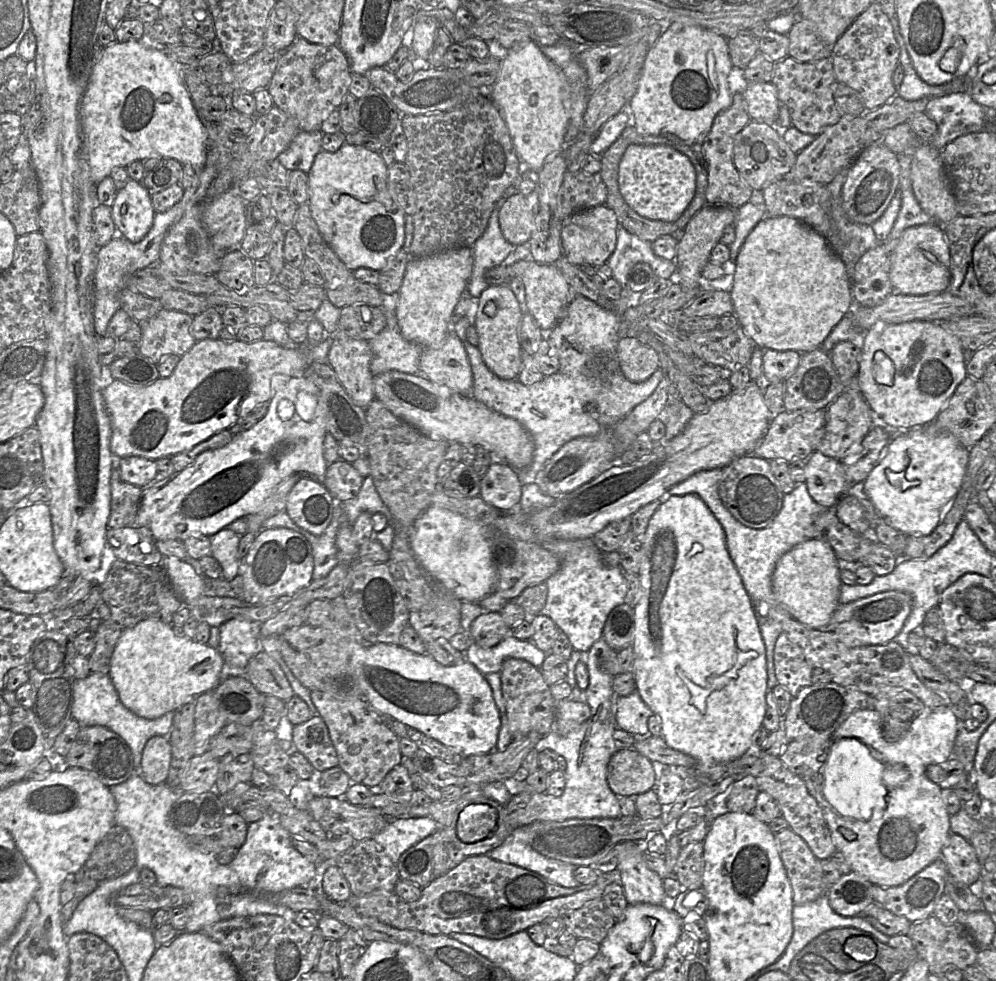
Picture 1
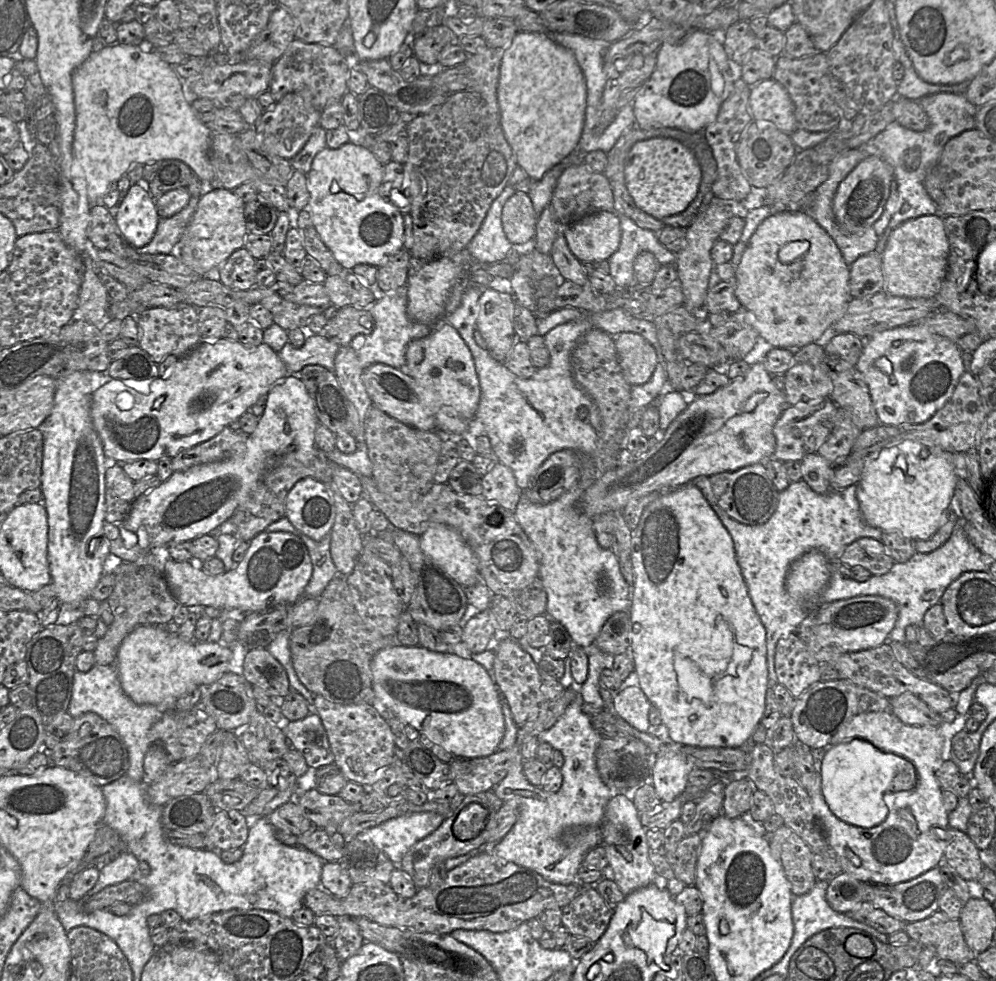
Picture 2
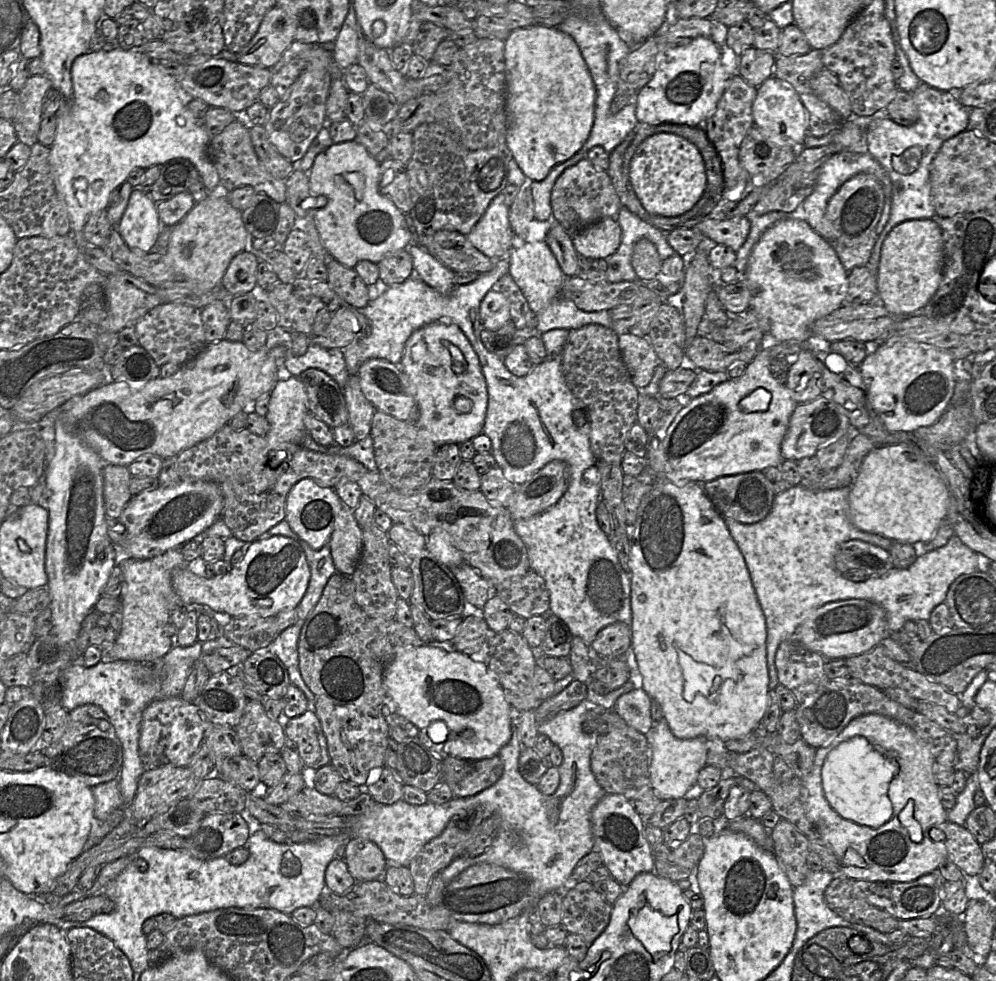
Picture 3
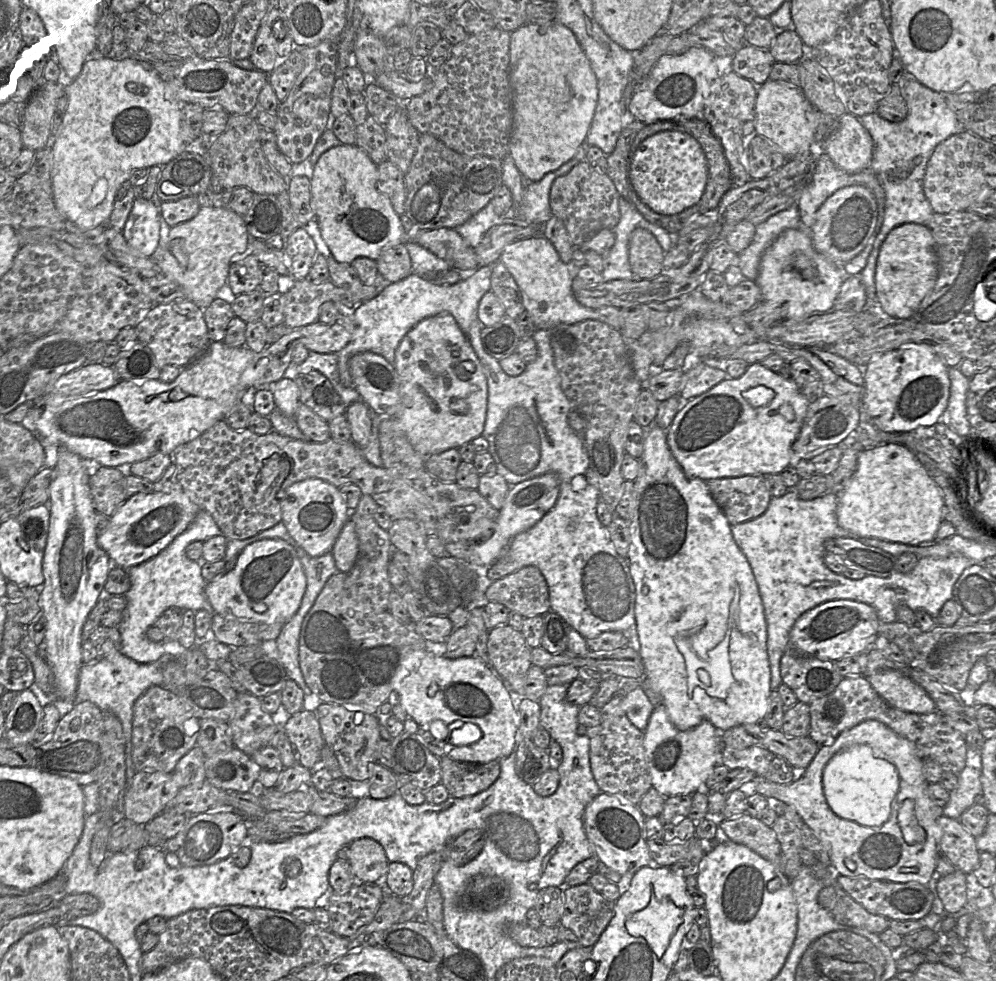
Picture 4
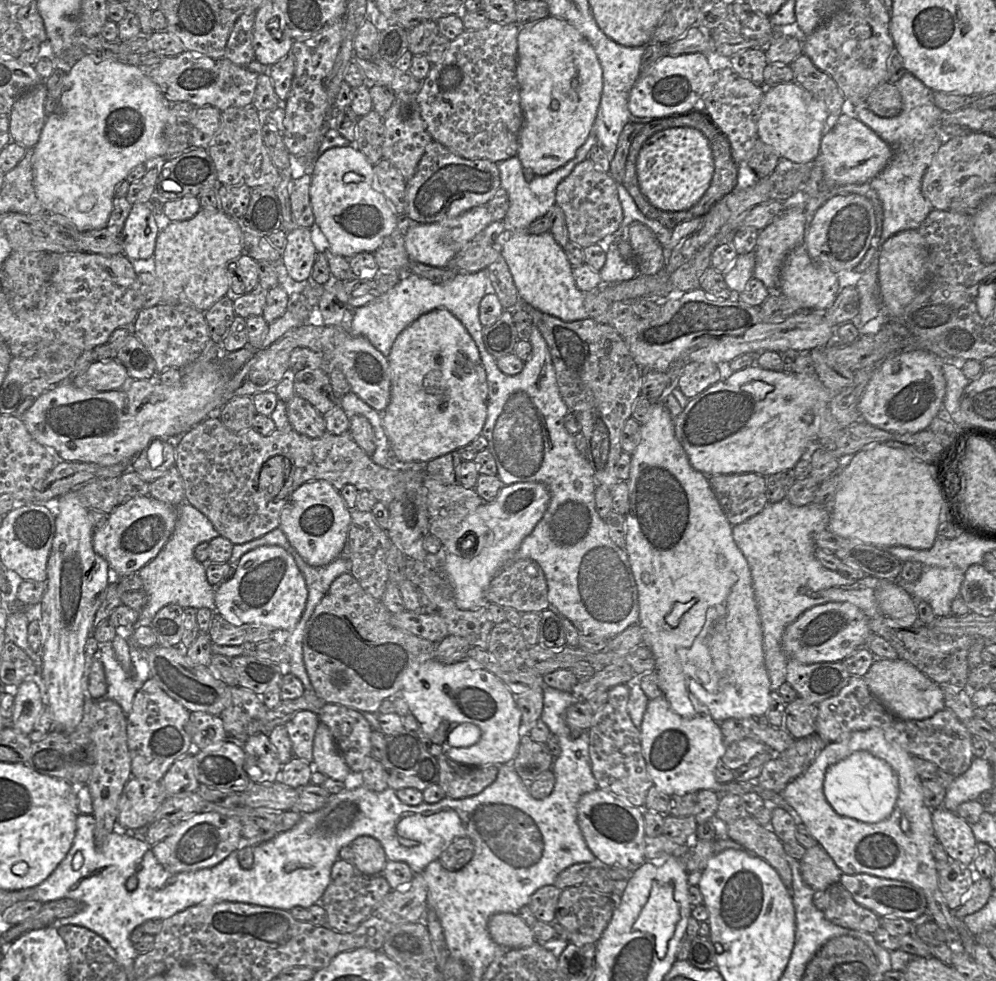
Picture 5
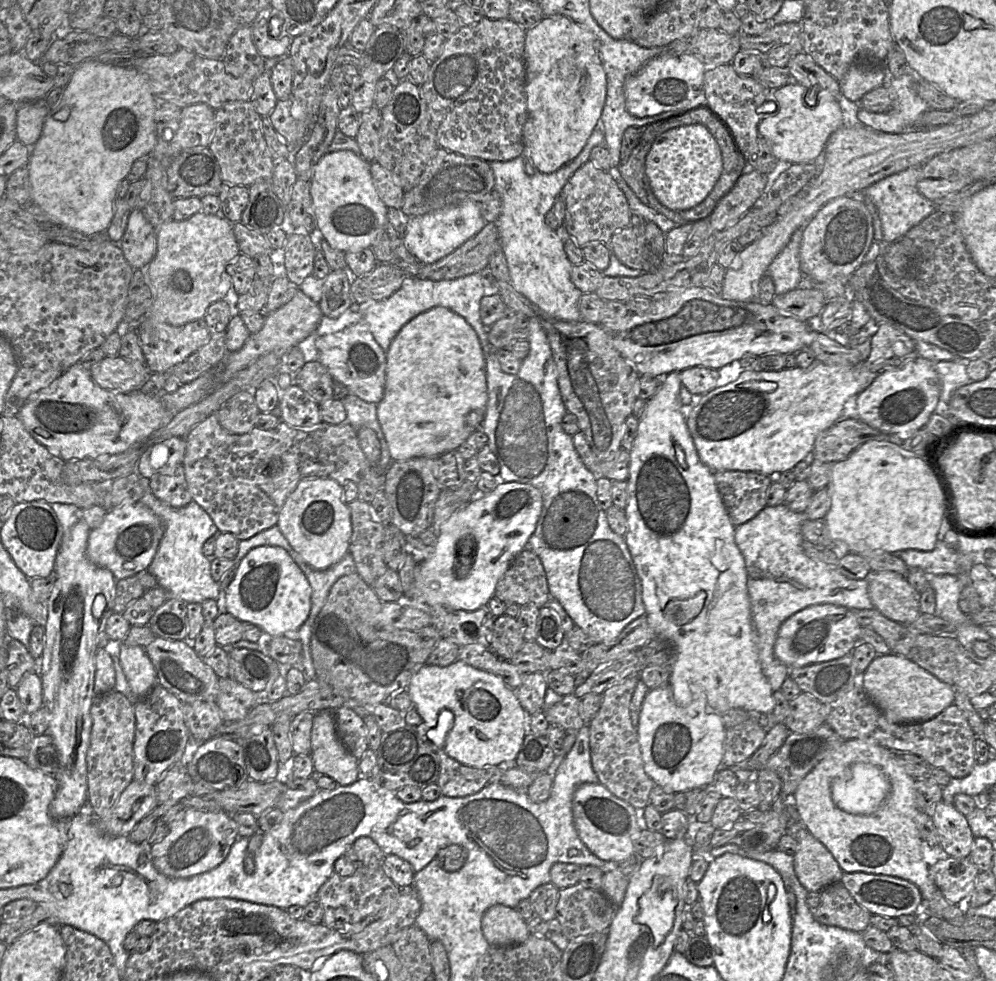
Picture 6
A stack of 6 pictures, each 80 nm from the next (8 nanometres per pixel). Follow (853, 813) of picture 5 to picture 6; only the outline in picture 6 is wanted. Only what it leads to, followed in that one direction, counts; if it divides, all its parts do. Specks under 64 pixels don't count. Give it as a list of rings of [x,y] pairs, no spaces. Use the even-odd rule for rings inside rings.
[[[858,762],[844,770],[831,784],[834,804],[850,814],[870,815],[890,792],[890,782],[879,768]]]

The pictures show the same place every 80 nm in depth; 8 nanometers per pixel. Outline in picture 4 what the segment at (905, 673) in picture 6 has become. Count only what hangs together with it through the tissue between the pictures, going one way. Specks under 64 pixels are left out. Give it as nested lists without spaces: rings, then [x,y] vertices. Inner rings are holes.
[[[880,671],[866,678],[878,695],[892,707],[915,714],[936,711],[935,703],[926,691],[897,671]]]

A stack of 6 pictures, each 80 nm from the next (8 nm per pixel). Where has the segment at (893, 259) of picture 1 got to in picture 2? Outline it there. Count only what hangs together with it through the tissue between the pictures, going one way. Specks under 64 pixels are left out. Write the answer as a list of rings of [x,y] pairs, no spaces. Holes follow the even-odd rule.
[[[921,216],[901,223],[889,235],[882,254],[883,292],[905,298],[935,297],[947,273],[948,254],[942,216]]]

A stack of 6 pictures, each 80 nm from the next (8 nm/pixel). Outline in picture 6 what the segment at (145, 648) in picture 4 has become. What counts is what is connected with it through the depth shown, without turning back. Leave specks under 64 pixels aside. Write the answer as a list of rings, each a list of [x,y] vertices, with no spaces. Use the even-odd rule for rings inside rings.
[[[149,485],[139,502],[153,511],[164,527],[157,552],[147,571],[156,578],[158,587],[165,589],[167,600],[180,599],[187,604],[201,604],[206,599],[217,600],[219,583],[211,576],[211,560],[202,552],[206,540],[216,533],[220,533],[209,514],[194,501],[184,507],[173,508],[158,500],[150,492]]]

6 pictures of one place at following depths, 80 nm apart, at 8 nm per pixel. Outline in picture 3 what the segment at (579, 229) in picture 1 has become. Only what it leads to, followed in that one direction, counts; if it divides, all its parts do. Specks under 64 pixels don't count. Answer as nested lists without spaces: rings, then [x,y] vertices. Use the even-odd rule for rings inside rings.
[[[606,217],[572,236],[576,252],[588,259],[605,259],[621,243],[621,227],[616,217]]]

